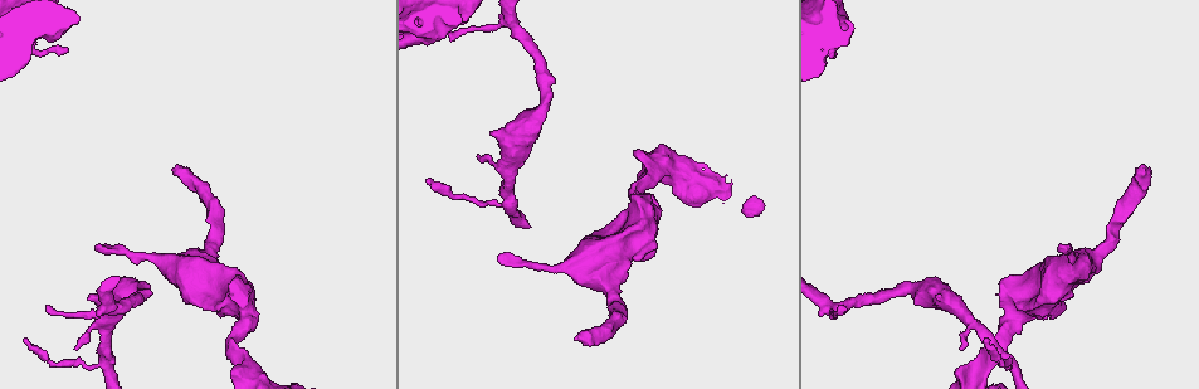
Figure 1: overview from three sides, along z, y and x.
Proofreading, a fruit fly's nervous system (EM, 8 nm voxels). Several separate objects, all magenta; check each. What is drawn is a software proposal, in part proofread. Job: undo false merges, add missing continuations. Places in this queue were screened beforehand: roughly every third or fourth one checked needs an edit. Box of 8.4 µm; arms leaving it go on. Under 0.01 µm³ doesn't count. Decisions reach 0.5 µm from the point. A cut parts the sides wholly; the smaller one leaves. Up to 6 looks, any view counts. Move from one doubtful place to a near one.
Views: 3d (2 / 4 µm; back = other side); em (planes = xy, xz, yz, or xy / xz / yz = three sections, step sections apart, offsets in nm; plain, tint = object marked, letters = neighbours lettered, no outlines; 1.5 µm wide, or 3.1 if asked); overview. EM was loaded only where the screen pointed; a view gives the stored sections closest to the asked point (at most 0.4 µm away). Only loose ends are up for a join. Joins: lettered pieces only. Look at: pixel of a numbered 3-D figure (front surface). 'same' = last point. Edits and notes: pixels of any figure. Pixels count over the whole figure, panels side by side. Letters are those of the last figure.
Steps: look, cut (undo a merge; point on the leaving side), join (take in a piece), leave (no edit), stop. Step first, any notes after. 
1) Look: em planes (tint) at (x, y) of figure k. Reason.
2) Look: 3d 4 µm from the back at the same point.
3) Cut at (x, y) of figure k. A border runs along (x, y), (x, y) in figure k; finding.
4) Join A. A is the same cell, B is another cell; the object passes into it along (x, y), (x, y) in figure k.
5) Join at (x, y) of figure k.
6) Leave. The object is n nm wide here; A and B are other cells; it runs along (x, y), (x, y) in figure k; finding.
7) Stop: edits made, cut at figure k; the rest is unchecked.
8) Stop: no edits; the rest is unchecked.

Look: em yz step 4 (letters) at (1145, 169) of figure 1. Long arm stops here.

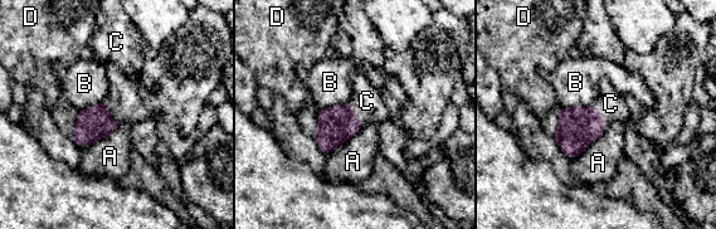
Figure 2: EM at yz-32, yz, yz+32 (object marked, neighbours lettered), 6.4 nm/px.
Look: em planes (letters) at the same point. Cut it another way.

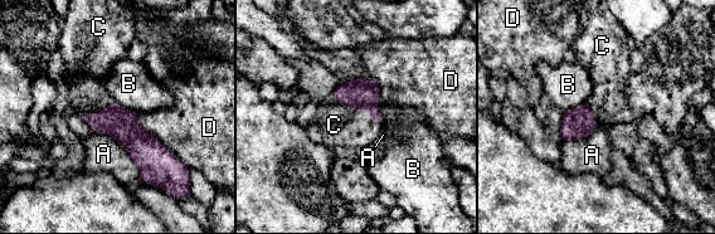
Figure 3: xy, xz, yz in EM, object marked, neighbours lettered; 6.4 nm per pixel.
Join C. C is the same cell, A, B and D are other cells; the object passes into it along (363, 94), (356, 108), (334, 125) in figure 3; it goes on there.

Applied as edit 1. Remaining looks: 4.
Look: em planes (letters) at (450, 35) of figure 1. Thin end.

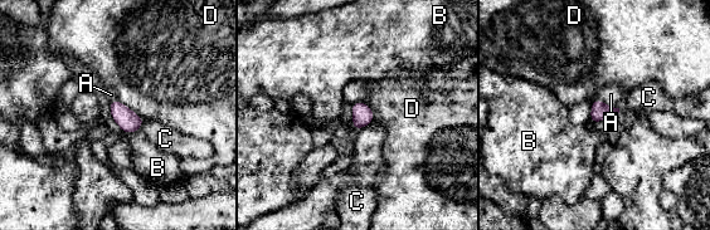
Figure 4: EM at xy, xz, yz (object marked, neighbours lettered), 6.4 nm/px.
Leave. A, B, C and D are other cells; a border runs along (117, 98), (144, 120) in figure 4; no lettered piece goes on from it.

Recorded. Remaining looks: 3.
Look: em planes (letters) at (985, 339) of figure 1.

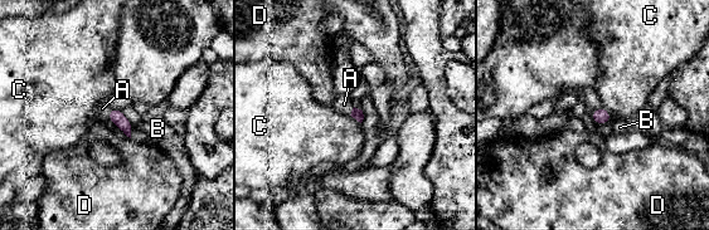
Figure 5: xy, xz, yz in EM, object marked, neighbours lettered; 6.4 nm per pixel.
Join A. A is the same cell, B, C and D are other cells; the object passes into it along (116, 116), (108, 113), (102, 108) in figure 5; the neuron continues.

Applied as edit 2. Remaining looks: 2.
Stop: edits made, join at figure 3, join at figure 5; the rest is unchecked.

